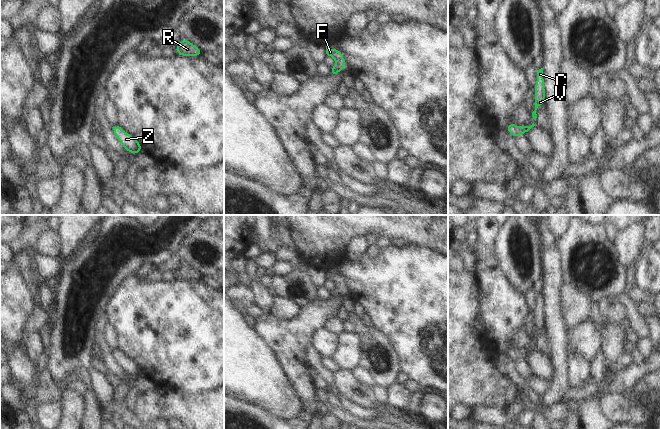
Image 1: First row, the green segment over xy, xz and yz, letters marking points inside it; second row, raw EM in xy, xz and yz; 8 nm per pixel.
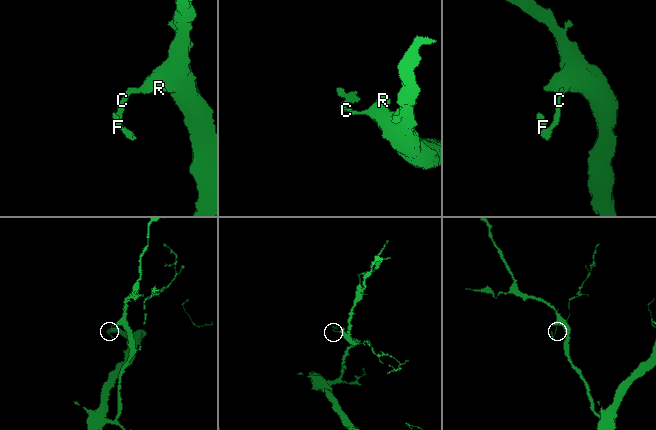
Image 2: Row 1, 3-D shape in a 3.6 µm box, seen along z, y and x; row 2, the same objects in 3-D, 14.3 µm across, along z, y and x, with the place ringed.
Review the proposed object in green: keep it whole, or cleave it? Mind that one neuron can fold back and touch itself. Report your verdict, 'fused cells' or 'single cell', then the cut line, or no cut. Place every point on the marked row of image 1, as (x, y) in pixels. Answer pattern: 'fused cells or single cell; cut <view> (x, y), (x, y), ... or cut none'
single cell; cut none

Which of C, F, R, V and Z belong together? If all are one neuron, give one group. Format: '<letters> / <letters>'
C F R V Z

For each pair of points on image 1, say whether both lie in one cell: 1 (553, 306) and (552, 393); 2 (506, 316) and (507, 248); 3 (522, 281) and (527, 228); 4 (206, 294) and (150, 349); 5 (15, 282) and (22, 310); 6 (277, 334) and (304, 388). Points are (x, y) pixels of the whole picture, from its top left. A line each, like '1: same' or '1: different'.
1: same
2: different
3: same
4: same
5: same
6: same

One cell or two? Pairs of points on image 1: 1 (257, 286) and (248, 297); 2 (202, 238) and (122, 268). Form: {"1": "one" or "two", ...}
{"1": "two", "2": "two"}

